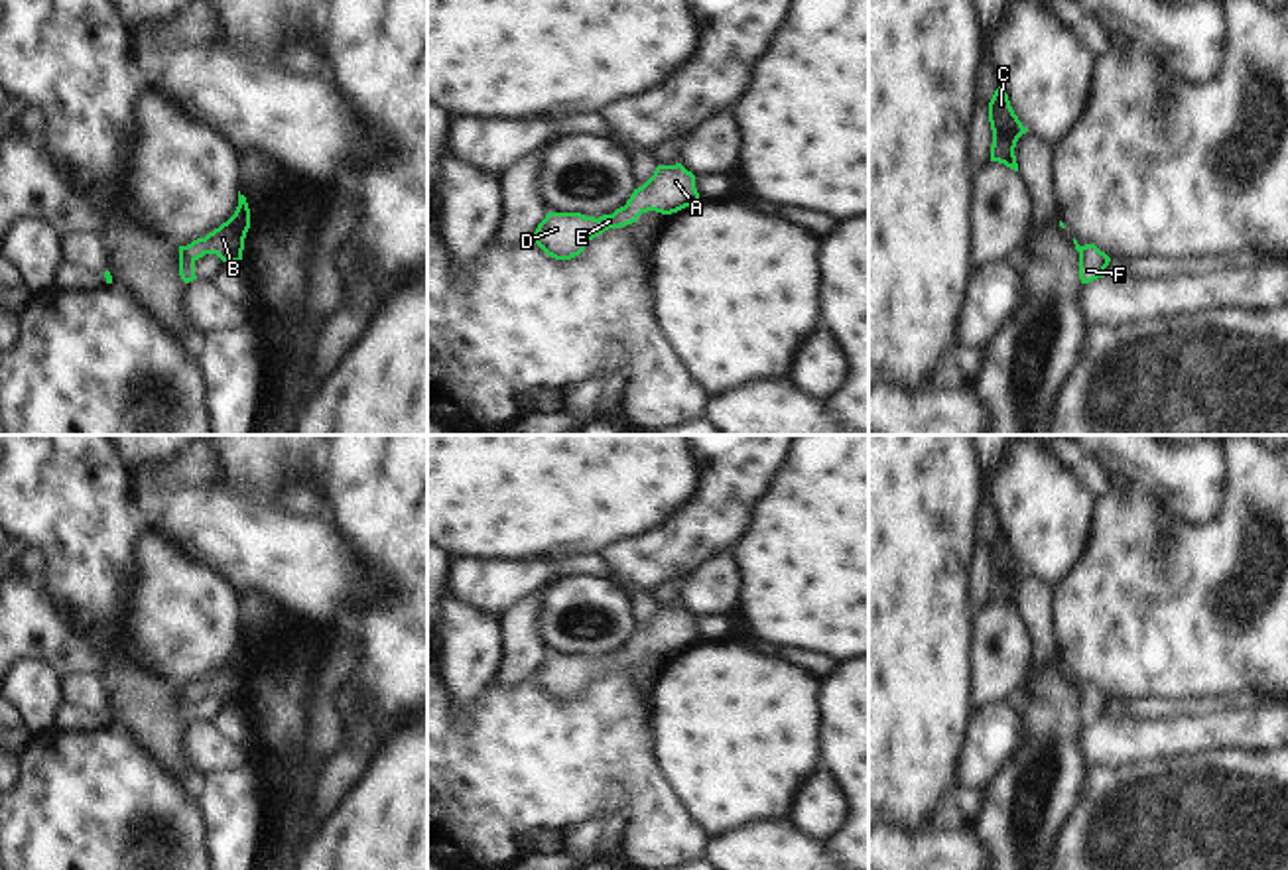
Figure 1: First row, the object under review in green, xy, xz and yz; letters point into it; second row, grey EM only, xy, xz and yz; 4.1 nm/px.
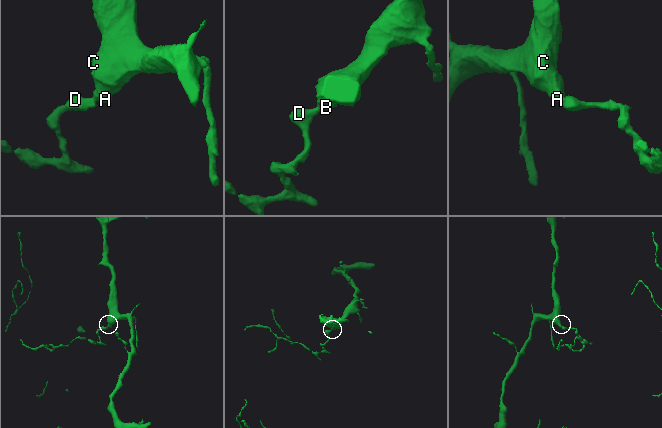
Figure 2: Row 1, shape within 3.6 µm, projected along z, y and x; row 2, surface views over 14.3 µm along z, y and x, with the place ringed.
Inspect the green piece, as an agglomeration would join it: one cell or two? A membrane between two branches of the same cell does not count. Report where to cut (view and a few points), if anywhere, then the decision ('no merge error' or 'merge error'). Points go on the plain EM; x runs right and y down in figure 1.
no cut; no merge error

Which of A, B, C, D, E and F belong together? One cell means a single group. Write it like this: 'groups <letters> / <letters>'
groups A B C D E F

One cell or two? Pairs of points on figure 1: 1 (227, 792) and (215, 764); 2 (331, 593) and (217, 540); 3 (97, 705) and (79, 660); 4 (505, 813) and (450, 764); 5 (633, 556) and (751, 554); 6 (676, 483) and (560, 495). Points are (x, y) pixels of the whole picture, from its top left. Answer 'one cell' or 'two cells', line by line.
1: two cells
2: one cell
3: two cells
4: one cell
5: two cells
6: one cell

